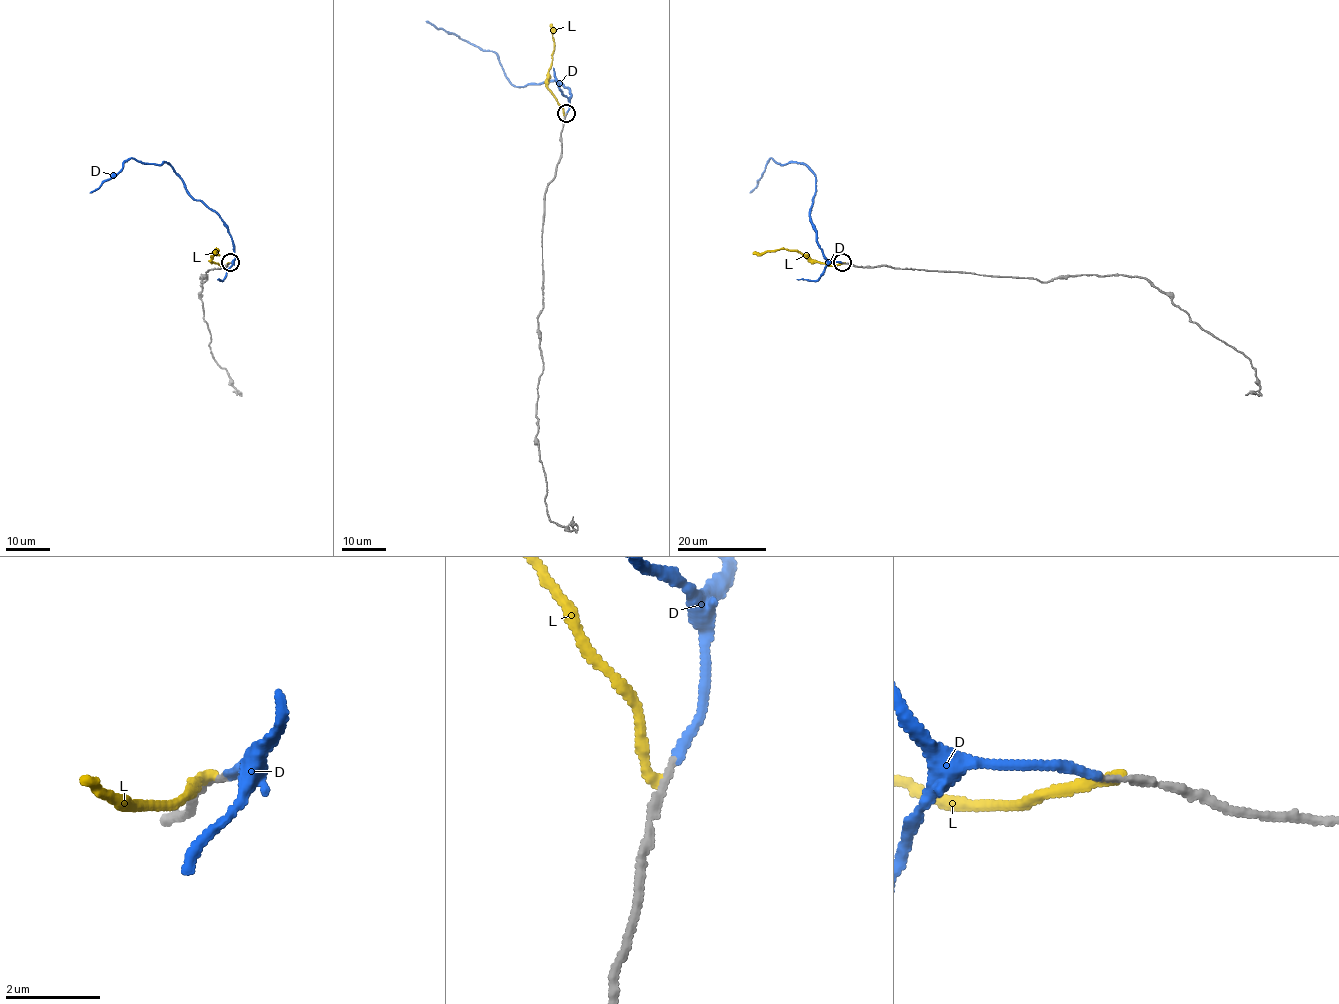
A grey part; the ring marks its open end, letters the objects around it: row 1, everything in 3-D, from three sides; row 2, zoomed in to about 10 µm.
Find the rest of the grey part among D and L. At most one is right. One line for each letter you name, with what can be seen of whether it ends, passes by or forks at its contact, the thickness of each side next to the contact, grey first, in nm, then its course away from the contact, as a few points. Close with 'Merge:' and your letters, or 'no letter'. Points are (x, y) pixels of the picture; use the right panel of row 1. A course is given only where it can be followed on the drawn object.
D: It ends there. Thickness 150 nm (grey) against 180 nm. Its course: (843, 263), (829, 261), (816, 237), (810, 211), (815, 176), (802, 163), (781, 164), (771, 158), (750, 192)
Merge: D

